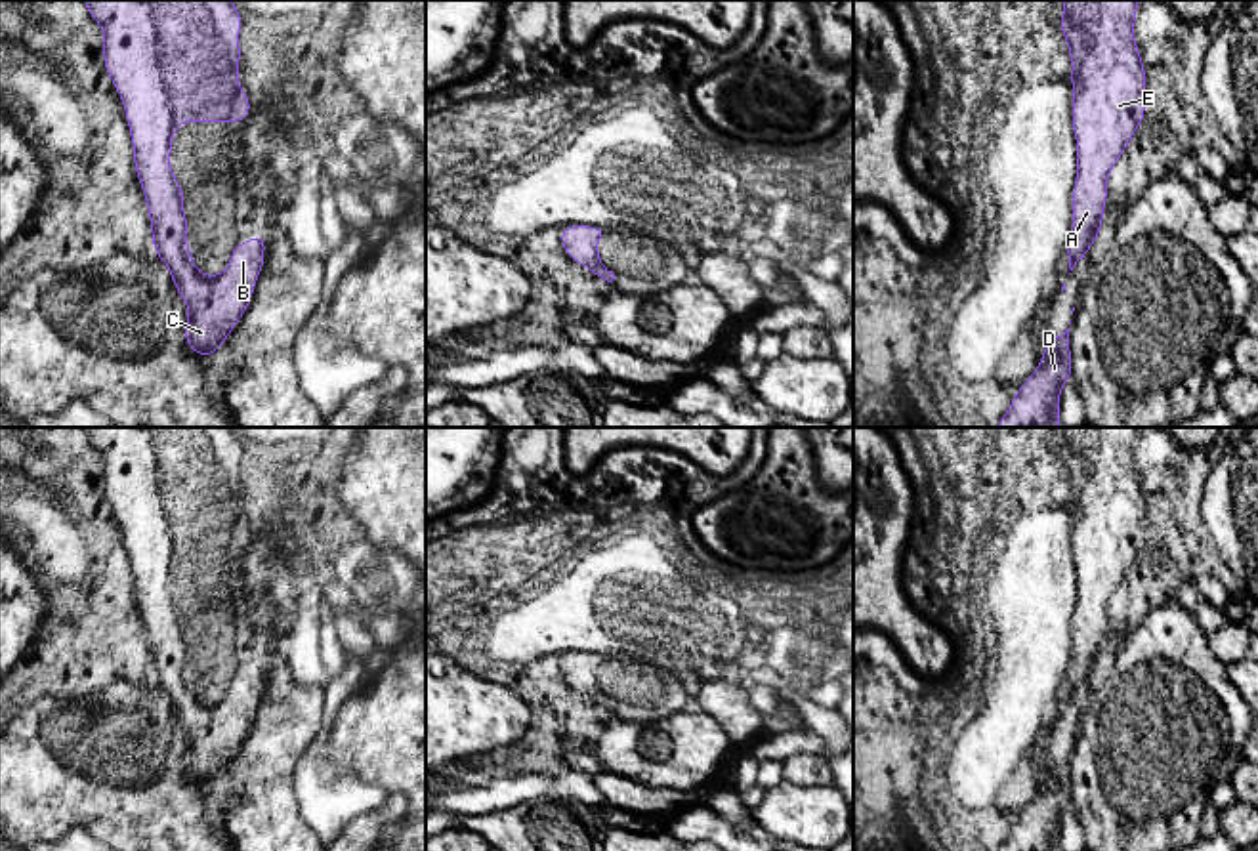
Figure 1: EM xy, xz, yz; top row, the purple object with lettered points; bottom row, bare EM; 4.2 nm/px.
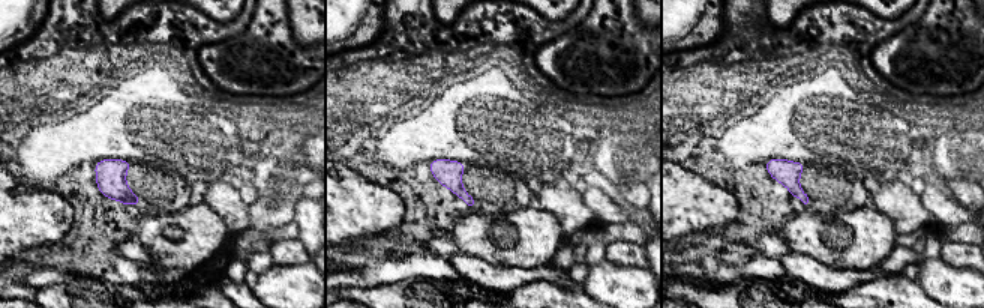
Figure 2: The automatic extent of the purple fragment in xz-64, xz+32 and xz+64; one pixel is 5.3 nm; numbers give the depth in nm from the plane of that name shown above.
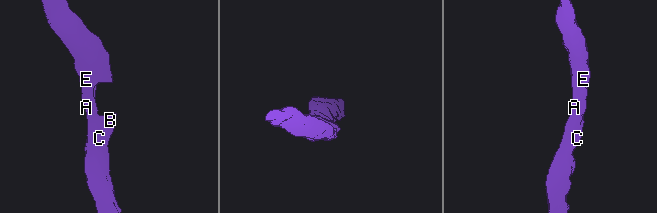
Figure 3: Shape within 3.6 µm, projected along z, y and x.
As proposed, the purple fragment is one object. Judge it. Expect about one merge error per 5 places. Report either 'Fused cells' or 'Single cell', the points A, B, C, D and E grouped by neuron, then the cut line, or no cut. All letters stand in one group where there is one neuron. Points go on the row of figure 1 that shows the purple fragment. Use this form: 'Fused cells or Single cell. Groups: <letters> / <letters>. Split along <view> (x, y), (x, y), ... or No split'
Single cell. Groups: A B C D E. No split

